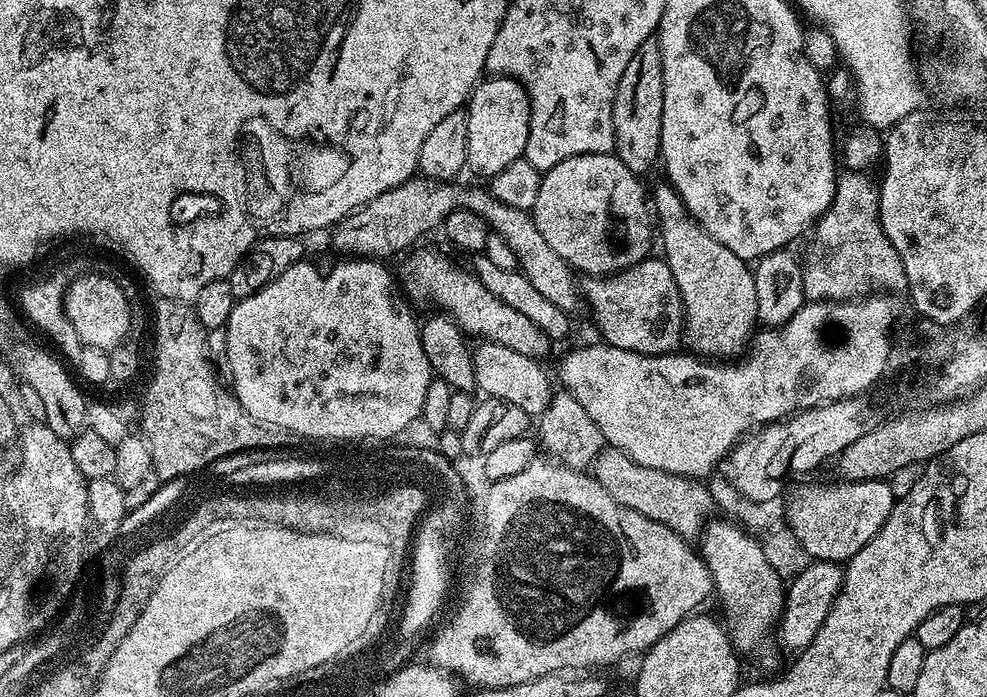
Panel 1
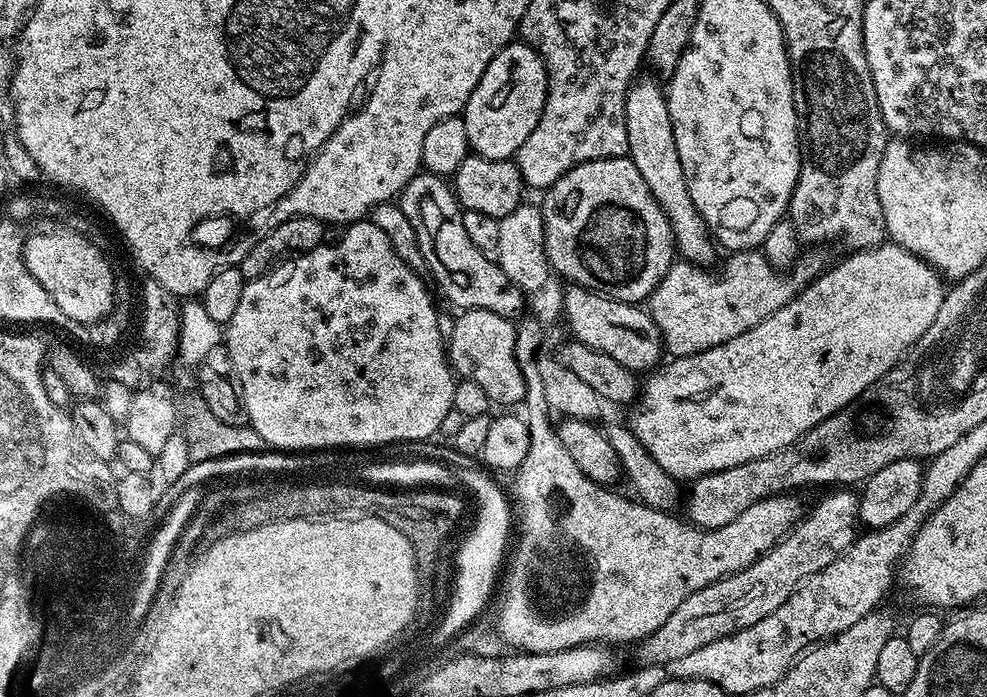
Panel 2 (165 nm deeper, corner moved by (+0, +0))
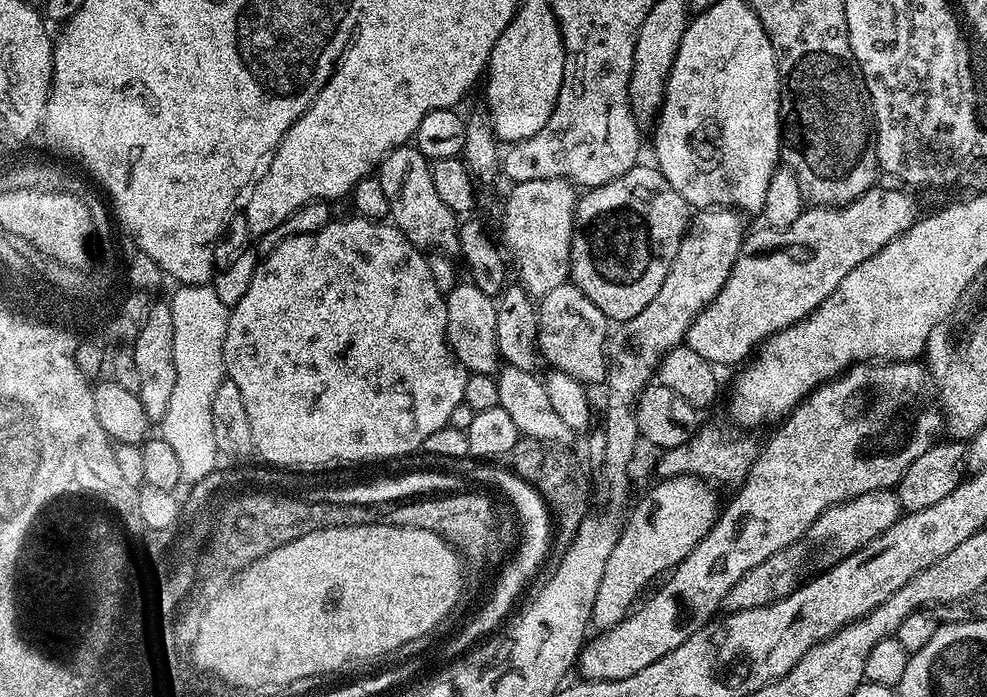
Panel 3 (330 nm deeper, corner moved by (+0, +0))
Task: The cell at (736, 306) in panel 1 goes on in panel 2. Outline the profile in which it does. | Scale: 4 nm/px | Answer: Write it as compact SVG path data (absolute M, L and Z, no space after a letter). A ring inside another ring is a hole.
M637 79L628 87L626 94L626 142L628 143L629 160L638 166L638 174L646 181L650 194L662 206L668 219L668 228L672 232L672 240L676 244L679 259L690 264L712 266L716 260L717 245L708 230L708 223L698 214L692 205L690 190L686 186L686 178L682 174L682 158L678 158L678 146L674 142L674 130L670 122L668 97L665 89L655 84L655 79L644 81Z

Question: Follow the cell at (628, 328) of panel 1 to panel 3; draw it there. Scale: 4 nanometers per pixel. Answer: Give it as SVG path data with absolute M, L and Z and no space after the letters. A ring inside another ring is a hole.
M900 186L880 187L872 187L866 194L854 198L854 202L841 204L839 208L805 207L804 213L785 228L760 226L757 232L749 231L744 237L744 245L740 247L730 278L726 278L722 290L718 290L715 298L700 311L690 326L686 337L690 350L697 351L713 366L743 365L768 337L797 324L819 304L826 302L826 298L834 294L838 282L842 282L842 278L846 278L854 266L882 250L882 246L886 246L918 220L916 200L911 196L911 191Z

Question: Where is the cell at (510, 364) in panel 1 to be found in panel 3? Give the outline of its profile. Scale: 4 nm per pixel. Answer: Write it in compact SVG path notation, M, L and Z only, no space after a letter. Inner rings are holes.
M458 282L448 295L445 295L444 301L448 346L456 355L456 361L468 369L469 373L477 372L487 376L499 373L502 359L495 336L497 301L482 294L482 290L478 290L478 286L470 282Z

